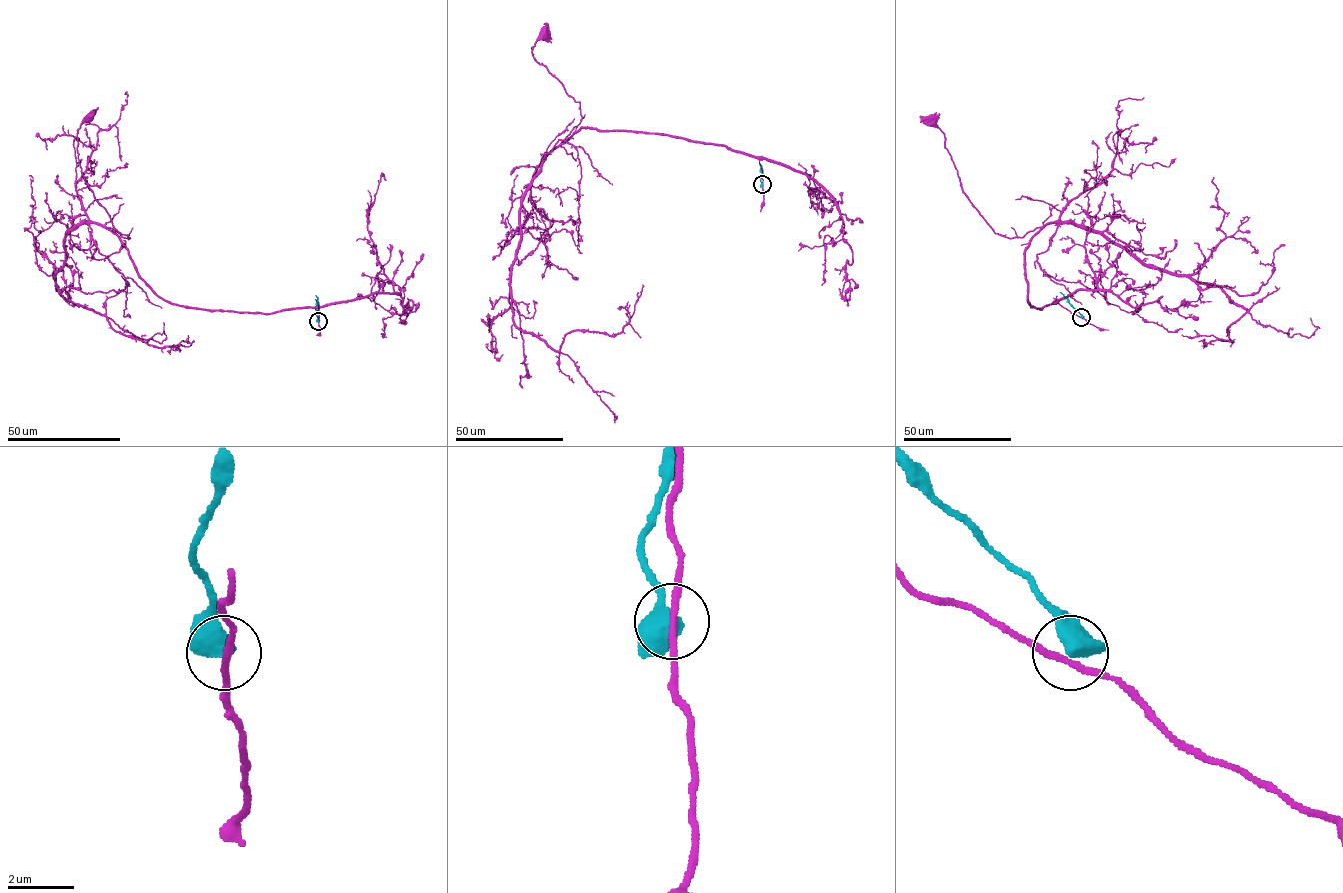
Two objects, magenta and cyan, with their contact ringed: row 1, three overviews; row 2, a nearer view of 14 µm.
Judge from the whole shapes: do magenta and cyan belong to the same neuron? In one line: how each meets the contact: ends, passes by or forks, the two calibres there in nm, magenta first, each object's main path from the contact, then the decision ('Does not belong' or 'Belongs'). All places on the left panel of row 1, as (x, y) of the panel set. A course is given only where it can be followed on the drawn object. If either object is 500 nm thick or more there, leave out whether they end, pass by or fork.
Thickness 180 nm (magenta) against 650 nm. Course of magenta: (318, 322), (313, 307), (241, 312), (160, 298), (108, 228), (130, 238), (85, 181), (78, 129), (89, 115). Course of cyan: (318, 322), (315, 295). Does not belong

